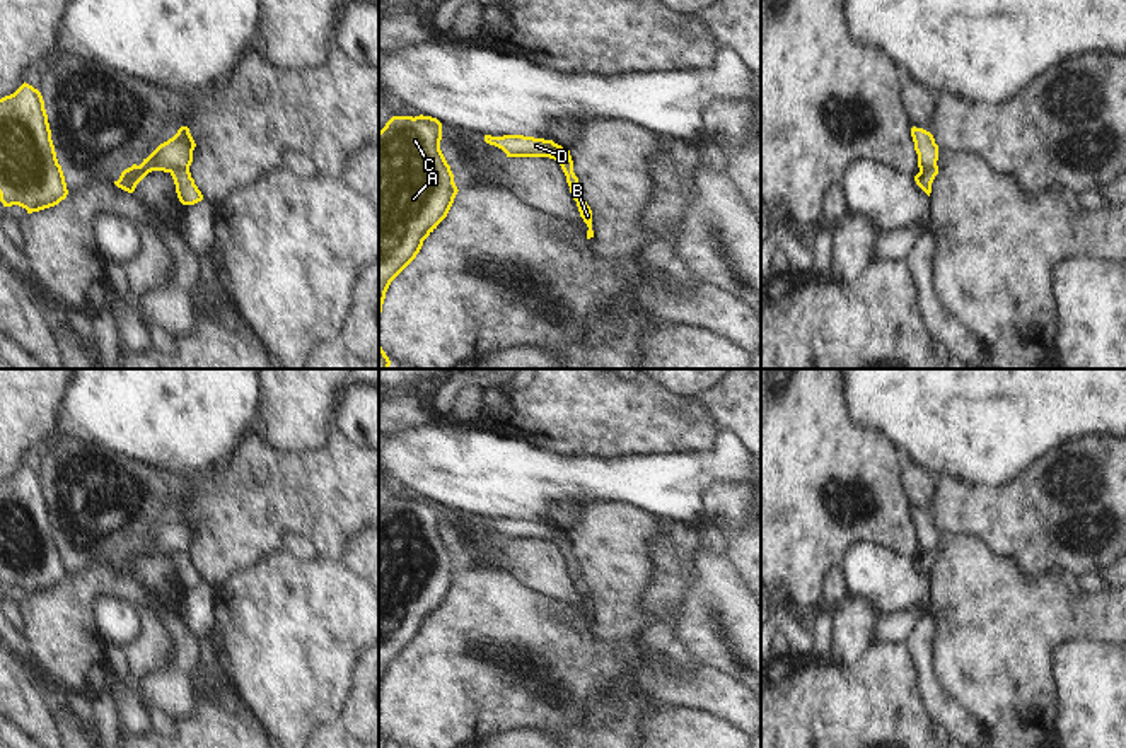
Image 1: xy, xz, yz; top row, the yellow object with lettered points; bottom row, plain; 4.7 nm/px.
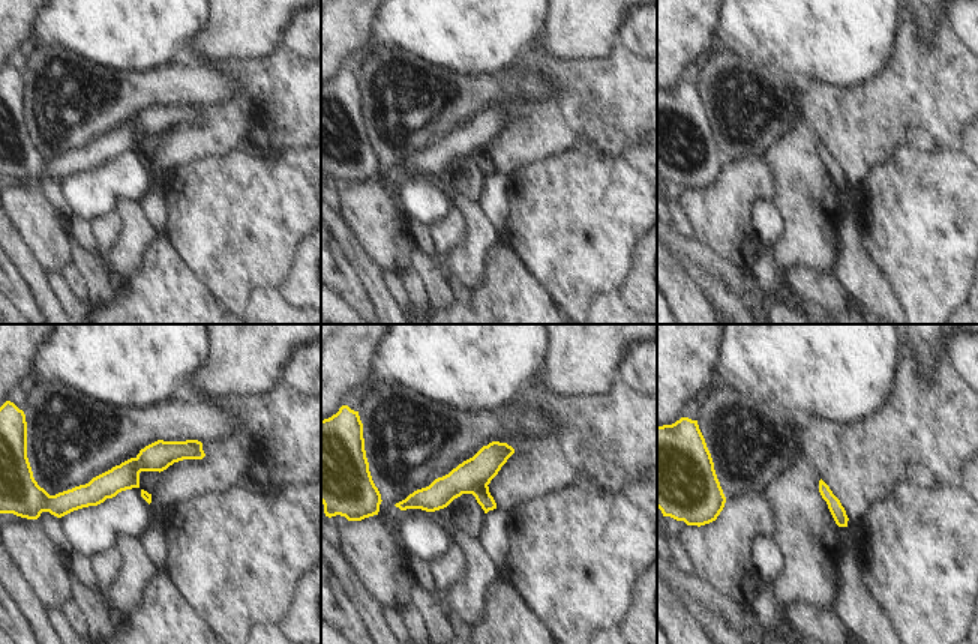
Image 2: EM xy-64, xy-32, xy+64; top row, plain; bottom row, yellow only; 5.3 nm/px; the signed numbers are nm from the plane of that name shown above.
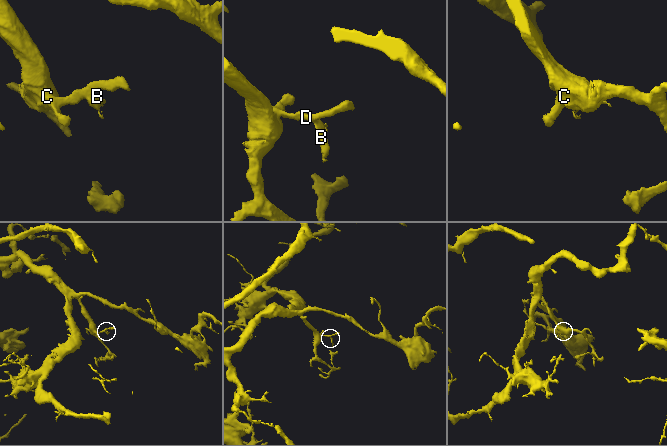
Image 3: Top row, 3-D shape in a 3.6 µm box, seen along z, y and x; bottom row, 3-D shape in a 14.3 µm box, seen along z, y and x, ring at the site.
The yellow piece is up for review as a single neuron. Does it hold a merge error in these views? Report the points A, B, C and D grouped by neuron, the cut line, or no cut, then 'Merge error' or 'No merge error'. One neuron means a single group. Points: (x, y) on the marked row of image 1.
Groups: A C D / B. Split along xy (188, 168), (176, 168), (171, 173). Merge error.

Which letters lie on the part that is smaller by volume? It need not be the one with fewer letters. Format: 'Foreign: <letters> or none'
Foreign: B

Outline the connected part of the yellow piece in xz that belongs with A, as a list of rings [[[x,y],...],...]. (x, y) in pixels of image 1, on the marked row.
[[[392,116],[379,131],[379,318],[391,282],[447,217],[457,186],[442,150],[442,123]]]

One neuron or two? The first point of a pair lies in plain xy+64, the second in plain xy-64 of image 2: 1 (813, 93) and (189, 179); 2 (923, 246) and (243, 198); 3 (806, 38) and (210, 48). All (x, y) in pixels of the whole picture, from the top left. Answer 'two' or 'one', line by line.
1: two
2: one
3: two

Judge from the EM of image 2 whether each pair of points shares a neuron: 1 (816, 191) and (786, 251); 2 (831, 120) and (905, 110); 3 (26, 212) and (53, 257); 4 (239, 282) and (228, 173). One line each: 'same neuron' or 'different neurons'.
1: same neuron
2: same neuron
3: same neuron
4: same neuron

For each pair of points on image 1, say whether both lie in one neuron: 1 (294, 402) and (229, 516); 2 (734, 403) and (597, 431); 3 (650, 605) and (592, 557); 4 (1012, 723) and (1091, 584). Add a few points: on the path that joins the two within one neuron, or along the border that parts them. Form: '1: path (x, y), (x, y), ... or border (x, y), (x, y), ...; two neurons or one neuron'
1: path (294, 431), (294, 451), (258, 487); one neuron
2: path (700, 419), (632, 420); one neuron
3: border (657, 560), (654, 584), (640, 600), (650, 620); two neurons
4: border (1108, 586), (1097, 593), (1084, 595); two neurons

